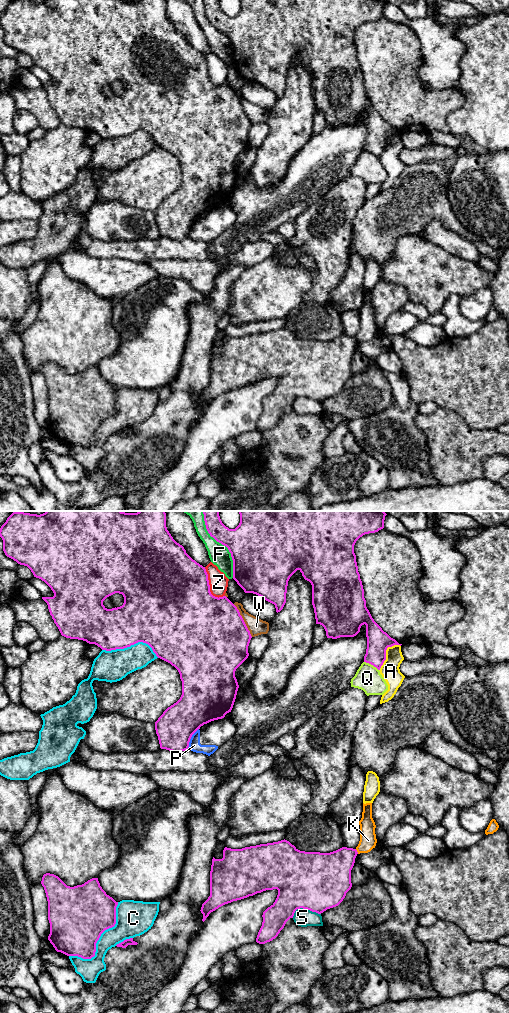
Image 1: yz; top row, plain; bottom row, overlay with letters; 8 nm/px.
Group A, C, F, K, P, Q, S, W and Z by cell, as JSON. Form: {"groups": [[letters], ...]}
{"groups": [["A", "P", "S", "W"], ["C"], ["F"], ["K"], ["Q"], ["Z"]]}

